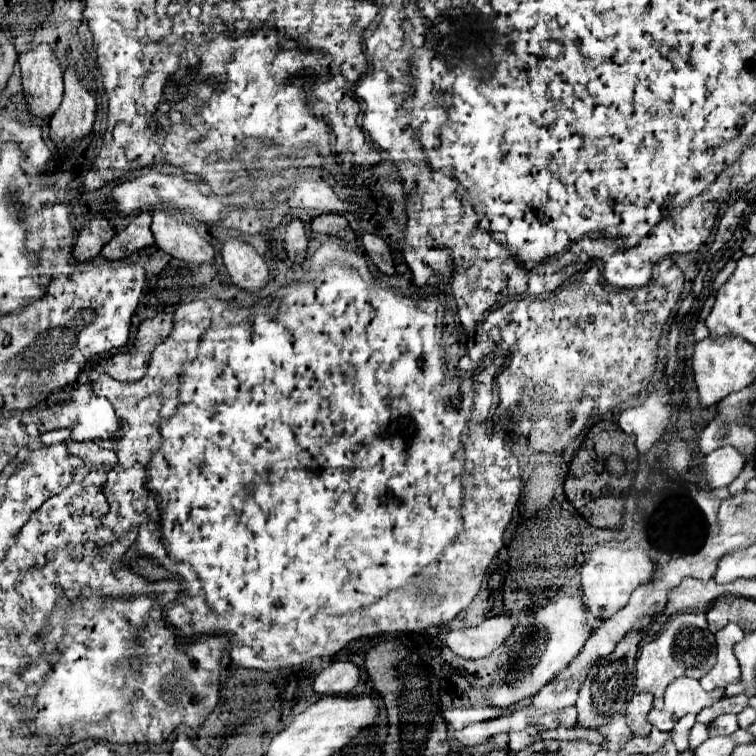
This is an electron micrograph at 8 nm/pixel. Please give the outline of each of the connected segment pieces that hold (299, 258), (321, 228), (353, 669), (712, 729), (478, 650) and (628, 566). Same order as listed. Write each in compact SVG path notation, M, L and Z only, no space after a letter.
M293 218L287 226L285 226L285 238L283 238L287 256L291 262L301 264L305 260L307 254L307 234L305 234L305 226L301 232L301 220Z
M321 214L317 218L311 220L311 230L319 232L319 234L329 234L329 236L337 236L345 242L355 240L355 234L347 222L345 216L341 214Z
M333 662L315 678L313 690L317 694L347 694L359 682L359 668L353 662Z
M723 714L709 724L709 734L733 734L739 728L737 714Z
M495 616L473 628L457 628L447 632L445 644L461 658L483 658L491 654L513 630L515 620Z
M603 544L603 546L597 546L593 552L589 552L587 562L579 566L579 574L581 574L581 588L589 610L593 610L599 618L609 618L627 604L631 592L637 586L651 580L653 562L649 560L647 552L639 546L617 548L617 546Z

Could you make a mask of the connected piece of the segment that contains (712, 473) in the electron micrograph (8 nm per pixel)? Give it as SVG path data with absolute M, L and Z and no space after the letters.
M719 448L717 452L711 452L709 456L705 456L701 470L709 486L717 490L717 488L729 486L737 478L743 466L745 466L745 460L743 456L739 456L735 448Z

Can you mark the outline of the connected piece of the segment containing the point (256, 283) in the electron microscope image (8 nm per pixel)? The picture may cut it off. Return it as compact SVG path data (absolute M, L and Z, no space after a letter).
M223 238L221 256L233 284L239 288L257 292L269 282L269 268L263 256L251 244L237 238Z

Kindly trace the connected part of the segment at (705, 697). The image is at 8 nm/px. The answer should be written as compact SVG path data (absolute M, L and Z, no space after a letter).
M681 676L673 680L665 690L665 706L661 710L651 708L649 722L661 732L671 732L679 718L687 714L699 714L703 708L721 700L725 694L723 688L715 688L711 692L703 690L699 680Z

